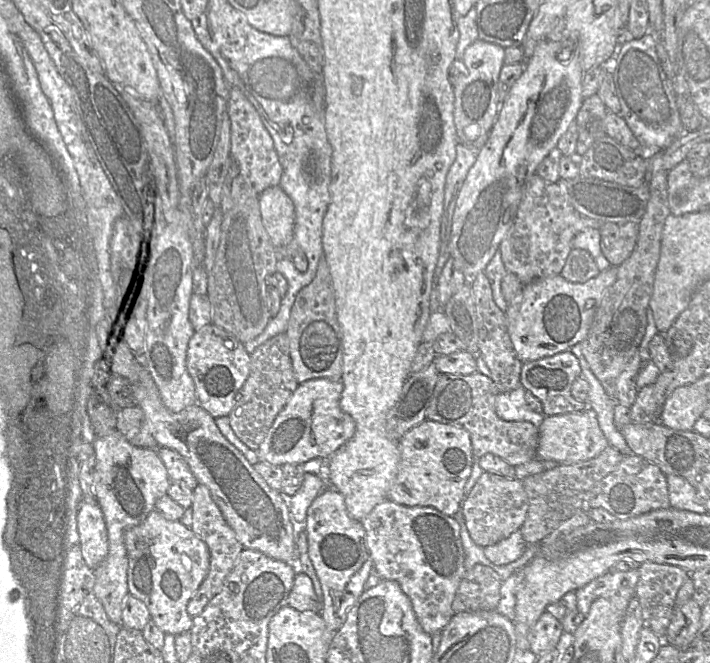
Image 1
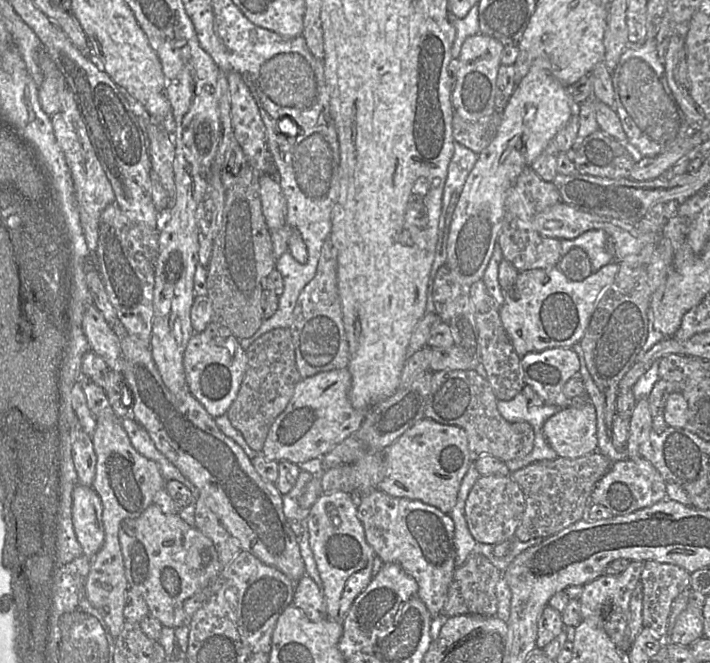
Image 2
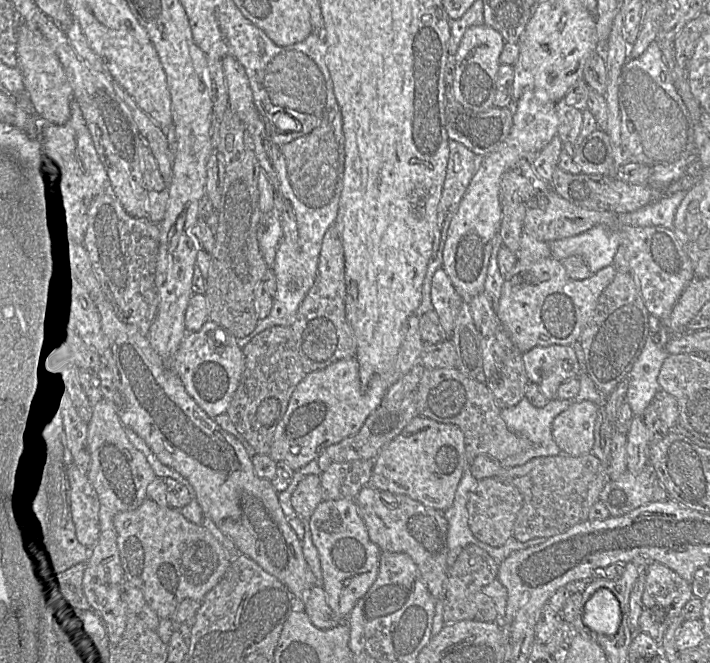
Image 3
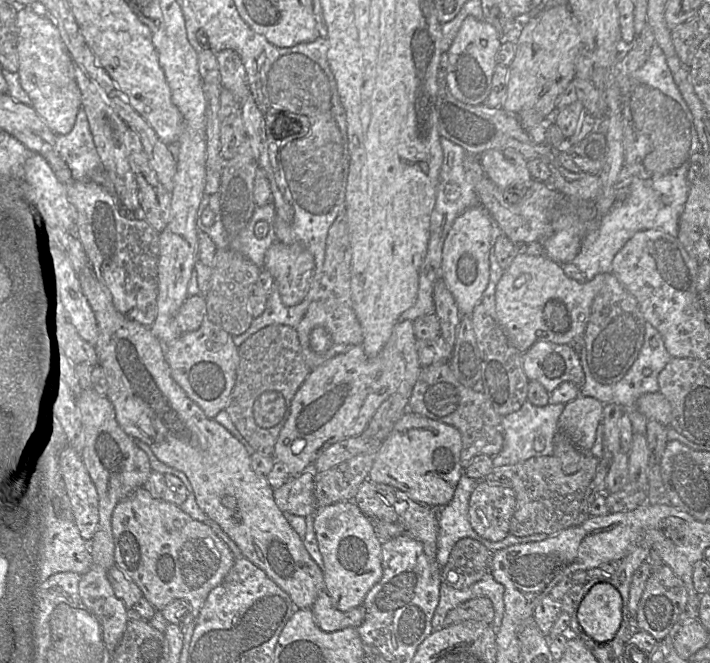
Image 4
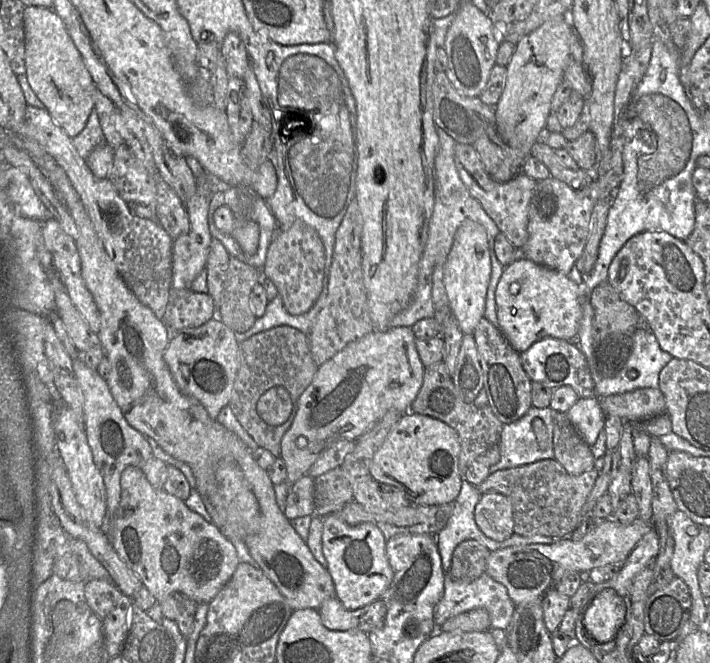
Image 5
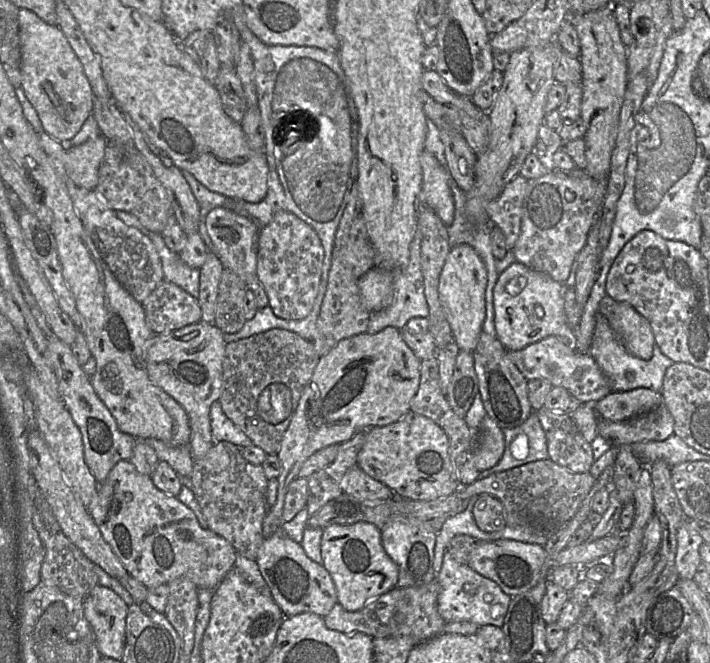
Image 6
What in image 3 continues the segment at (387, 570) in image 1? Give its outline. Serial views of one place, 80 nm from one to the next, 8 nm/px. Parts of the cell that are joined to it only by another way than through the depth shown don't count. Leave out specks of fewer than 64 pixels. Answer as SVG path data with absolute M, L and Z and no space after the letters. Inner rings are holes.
M364 486L355 498L358 513L370 540L381 552L406 553L416 564L431 596L444 599L447 577L448 523L442 512L428 507L409 496Z

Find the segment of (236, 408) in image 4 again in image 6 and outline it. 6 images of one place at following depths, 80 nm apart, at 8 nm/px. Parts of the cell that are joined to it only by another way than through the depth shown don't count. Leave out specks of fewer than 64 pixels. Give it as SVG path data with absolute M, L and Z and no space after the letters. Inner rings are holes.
M281 328L227 343L222 363L222 392L218 399L224 414L248 436L253 445L260 447L266 454L277 455L283 435L295 415L299 399L313 375L319 357L311 341Z

